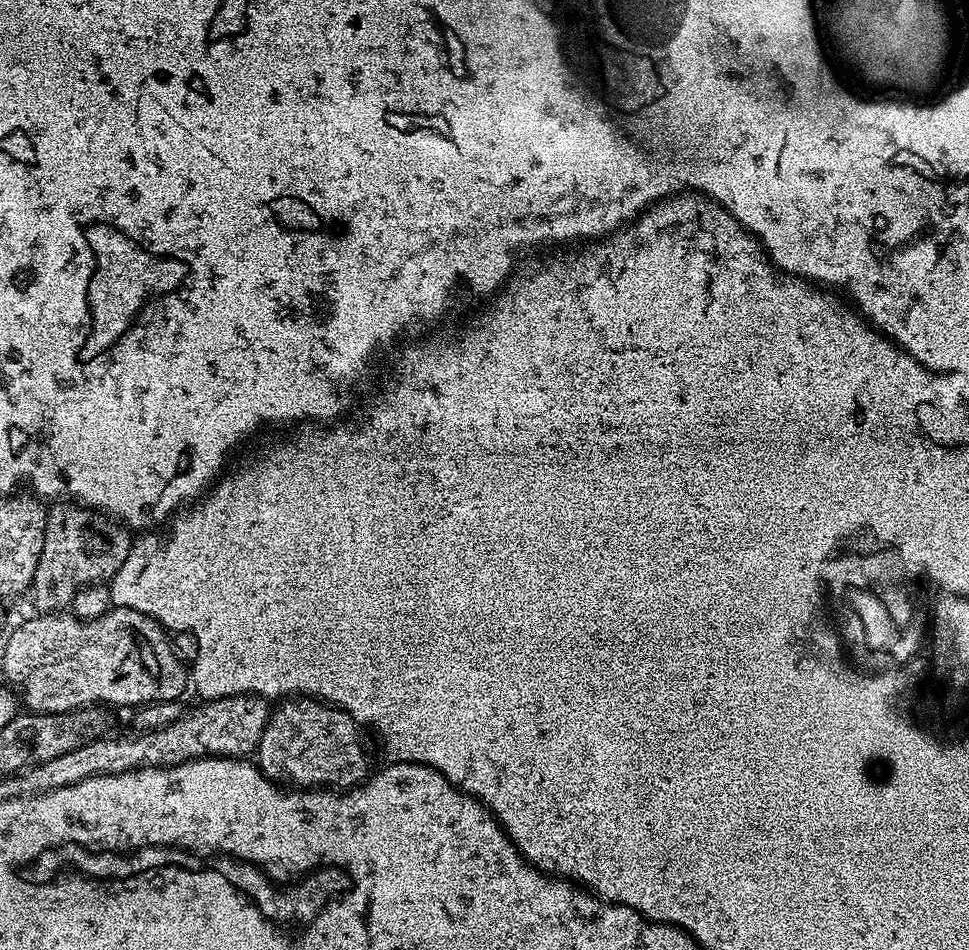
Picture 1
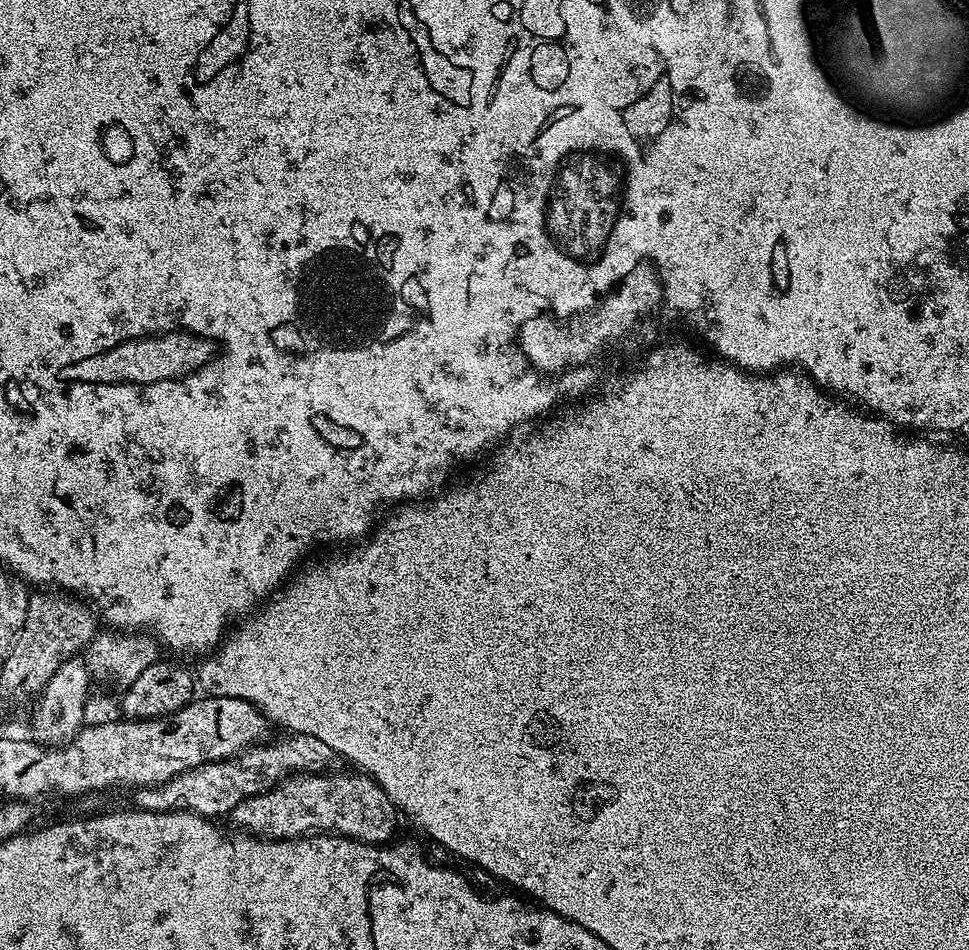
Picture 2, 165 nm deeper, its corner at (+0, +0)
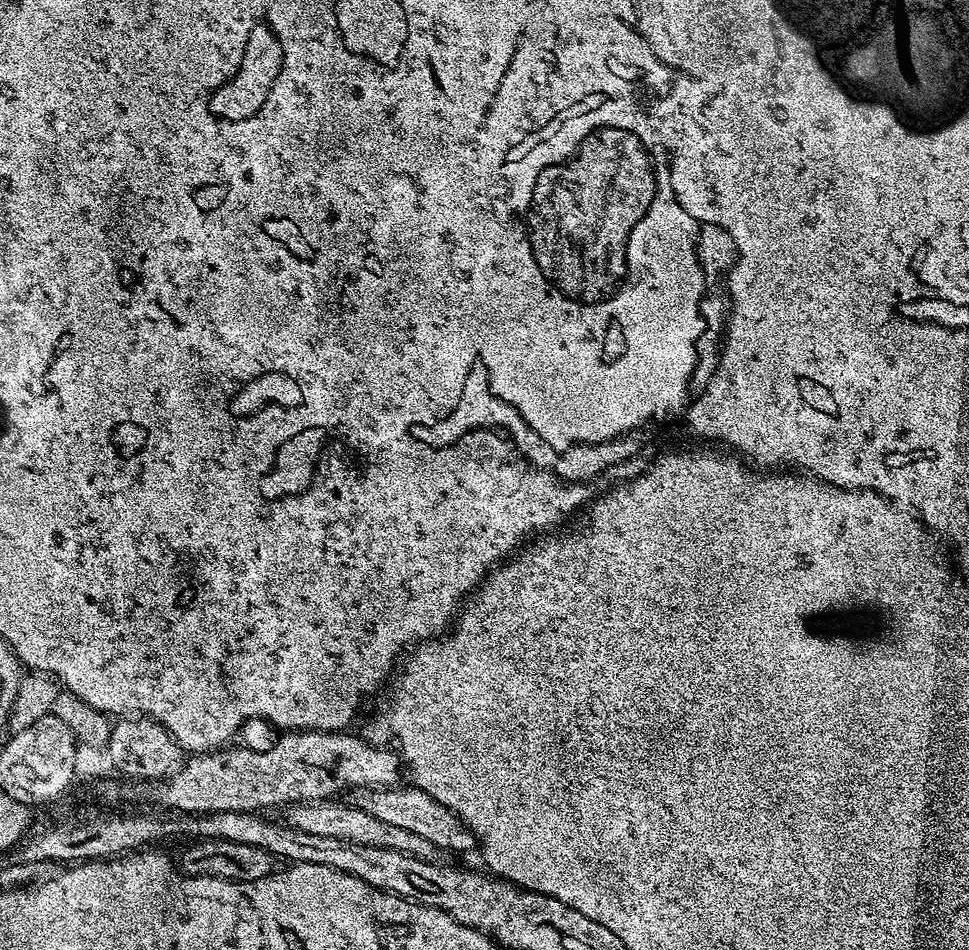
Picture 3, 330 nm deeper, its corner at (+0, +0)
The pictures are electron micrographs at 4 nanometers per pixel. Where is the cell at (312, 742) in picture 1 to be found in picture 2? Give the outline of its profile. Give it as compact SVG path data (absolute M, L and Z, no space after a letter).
M348 770L348 771L352 771L352 772L336 772L333 774L333 776L324 776L324 775L328 775L328 774L321 774L320 772L301 772L299 774L285 775L283 777L283 779L281 779L279 781L278 786L273 786L265 791L259 792L256 796L251 796L250 798L246 798L238 806L234 806L231 810L231 813L230 813L230 820L233 820L233 822L236 823L238 827L240 827L237 829L243 830L245 833L261 837L265 840L294 840L297 838L307 838L313 834L335 834L338 836L349 836L350 839L357 840L358 842L362 842L363 844L379 844L381 846L387 845L389 843L389 841L391 841L393 839L393 837L395 837L392 835L394 835L396 832L396 816L398 817L398 809L397 809L396 805L392 803L391 798L386 794L386 790L382 790L382 786L378 783L377 780L372 779L371 776L369 776L359 770Z

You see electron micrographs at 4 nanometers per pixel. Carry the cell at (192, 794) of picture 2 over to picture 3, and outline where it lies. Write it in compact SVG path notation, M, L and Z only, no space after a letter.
M393 786L391 788L353 788L347 793L346 802L352 808L362 810L380 822L410 830L418 838L426 838L438 850L468 852L477 847L476 835L446 806L434 802L421 788L415 786Z

